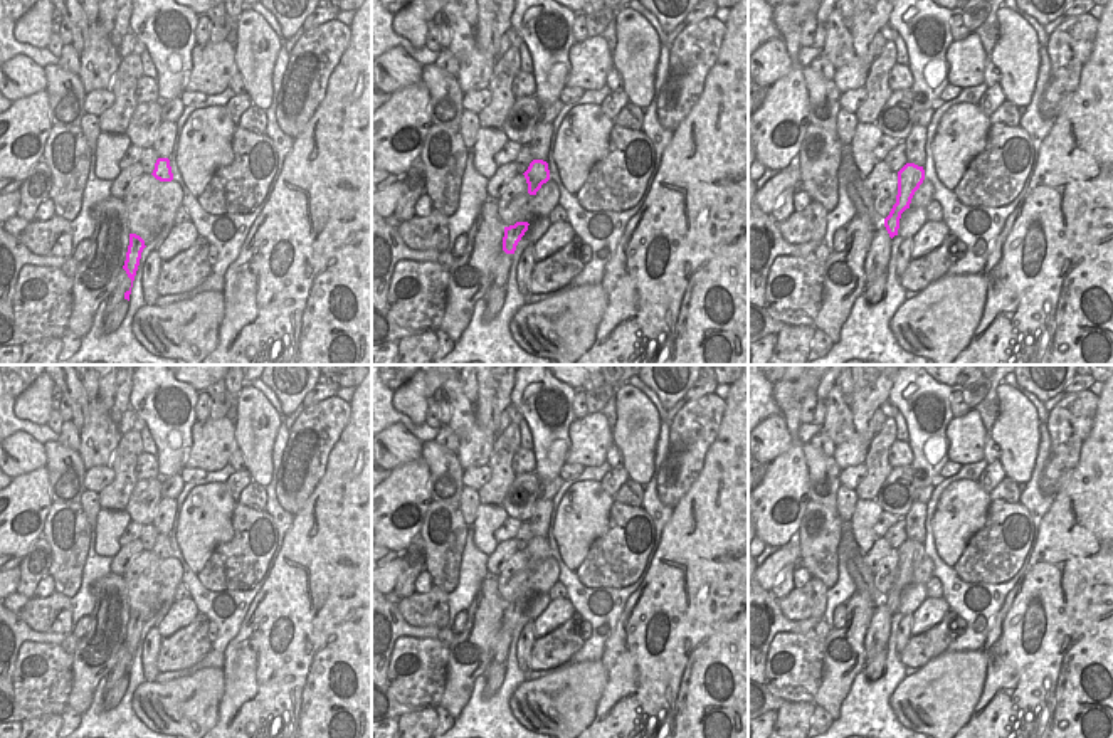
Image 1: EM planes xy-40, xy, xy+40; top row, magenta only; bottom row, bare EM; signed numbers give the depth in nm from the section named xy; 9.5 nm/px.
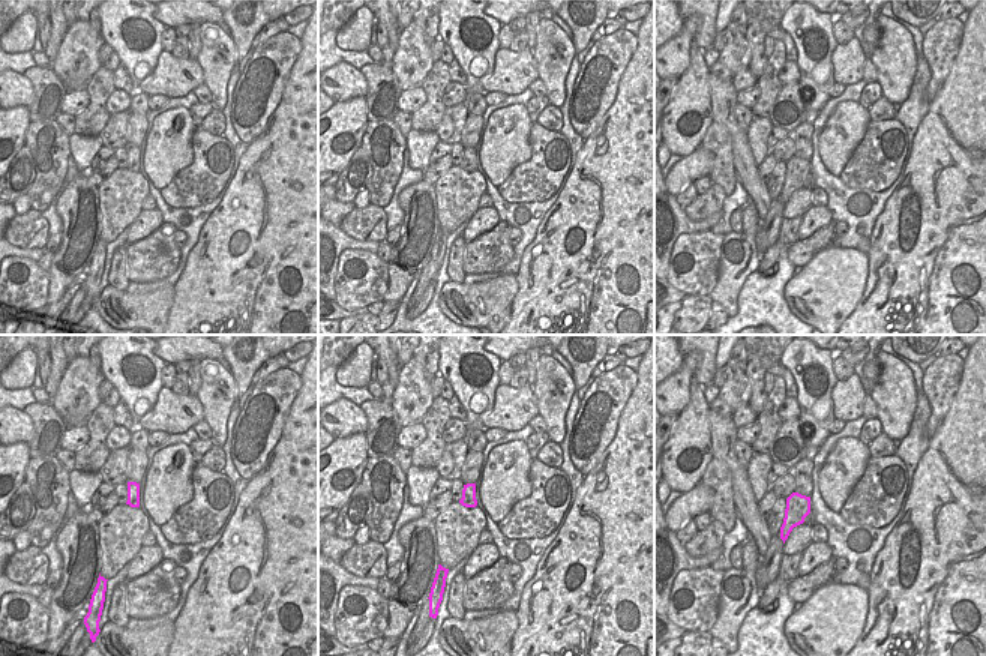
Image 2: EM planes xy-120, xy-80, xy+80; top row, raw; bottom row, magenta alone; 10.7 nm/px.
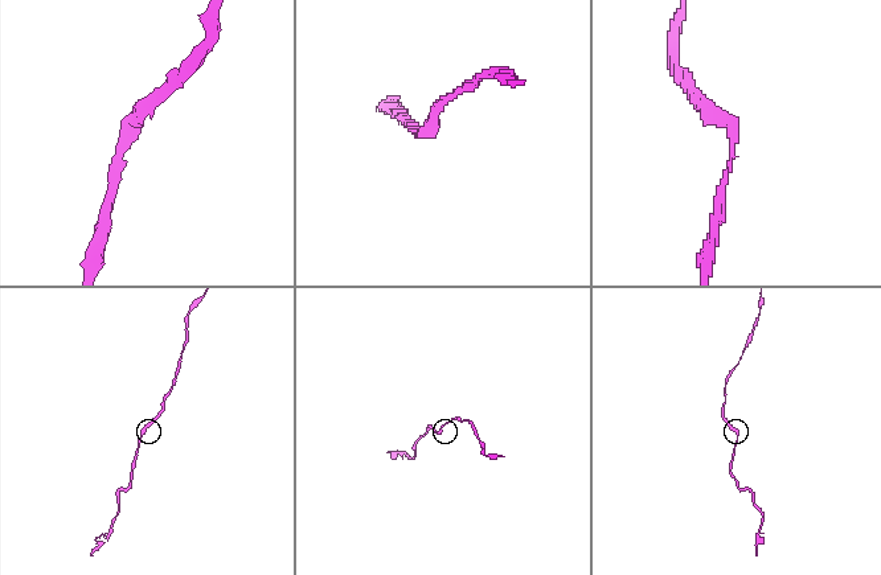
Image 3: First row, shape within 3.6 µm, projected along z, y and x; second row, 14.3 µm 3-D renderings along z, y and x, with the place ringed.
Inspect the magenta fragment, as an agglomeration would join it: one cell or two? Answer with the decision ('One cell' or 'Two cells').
One cell.

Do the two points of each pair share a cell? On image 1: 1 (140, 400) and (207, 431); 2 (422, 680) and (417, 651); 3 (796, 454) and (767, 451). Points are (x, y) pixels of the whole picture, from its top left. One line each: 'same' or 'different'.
1: different
2: same
3: different

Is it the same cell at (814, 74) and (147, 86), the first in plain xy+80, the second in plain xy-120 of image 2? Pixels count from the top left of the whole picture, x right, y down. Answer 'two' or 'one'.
two

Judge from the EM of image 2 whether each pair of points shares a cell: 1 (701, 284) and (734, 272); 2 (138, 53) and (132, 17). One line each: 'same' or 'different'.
1: different
2: same

